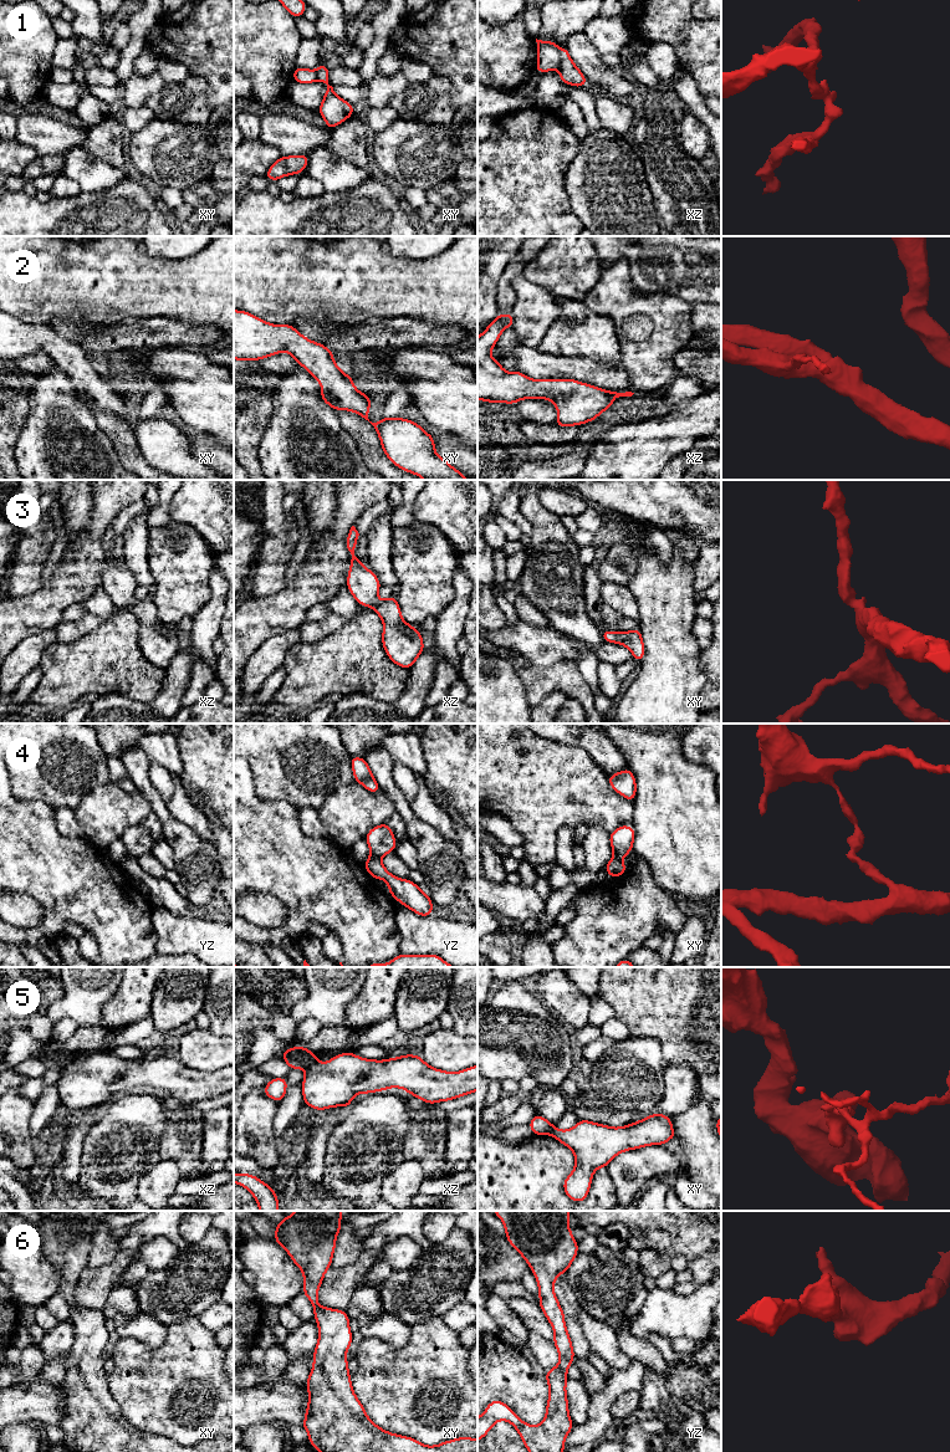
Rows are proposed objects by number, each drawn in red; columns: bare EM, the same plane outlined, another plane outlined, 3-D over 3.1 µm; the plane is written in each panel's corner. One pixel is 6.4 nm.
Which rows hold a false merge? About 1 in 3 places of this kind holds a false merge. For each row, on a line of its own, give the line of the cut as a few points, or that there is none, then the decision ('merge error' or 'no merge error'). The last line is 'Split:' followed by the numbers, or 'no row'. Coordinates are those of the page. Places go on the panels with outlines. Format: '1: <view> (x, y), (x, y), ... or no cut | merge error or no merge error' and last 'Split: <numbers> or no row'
1: xz (560, 49), (560, 64), (557, 66) | merge error
2: no cut | no merge error
3: no cut | no merge error
4: yz (371, 854), (379, 859) | merge error
5: xz (315, 1057), (306, 1069) | merge error
6: no cut | no merge error
Split: 1, 4, 5

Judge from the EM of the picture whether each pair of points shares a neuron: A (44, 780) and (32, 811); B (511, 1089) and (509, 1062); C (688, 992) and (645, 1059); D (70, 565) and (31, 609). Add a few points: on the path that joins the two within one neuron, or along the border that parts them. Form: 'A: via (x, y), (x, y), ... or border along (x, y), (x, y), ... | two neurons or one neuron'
A: border along (13, 792), (20, 799), (42, 799), (54, 809) | two neurons
B: border along (520, 1080), (504, 1079), (500, 1083) | two neurons
C: border along (631, 1034), (655, 1038), (669, 1064) | two neurons
D: via (67, 576), (42, 601) | one neuron

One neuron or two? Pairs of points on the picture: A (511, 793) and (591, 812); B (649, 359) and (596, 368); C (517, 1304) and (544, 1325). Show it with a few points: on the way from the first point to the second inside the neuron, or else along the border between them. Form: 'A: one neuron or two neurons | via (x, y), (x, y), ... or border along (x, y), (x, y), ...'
A: one neuron | via (531, 793), (571, 794)
B: two neurons | border along (622, 359), (634, 392)
C: one neuron | via (524, 1308), (537, 1322)

